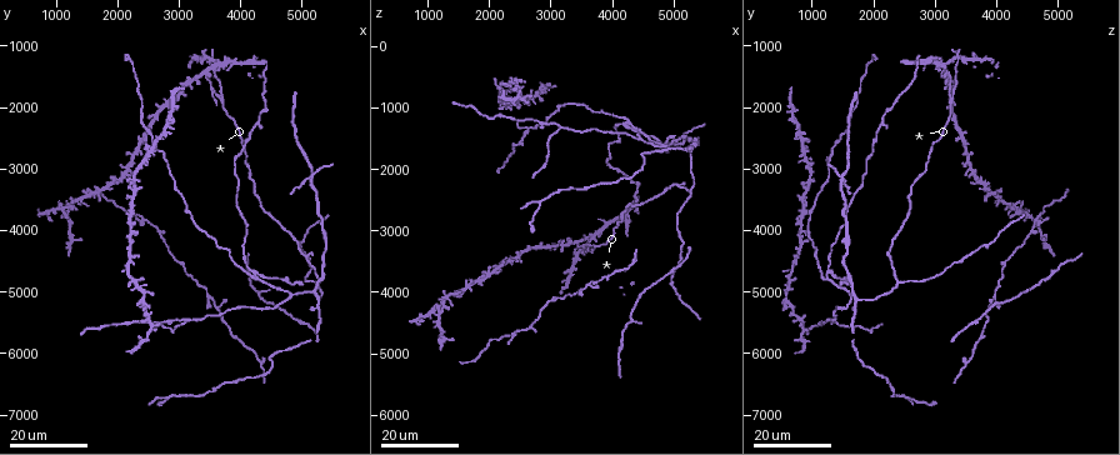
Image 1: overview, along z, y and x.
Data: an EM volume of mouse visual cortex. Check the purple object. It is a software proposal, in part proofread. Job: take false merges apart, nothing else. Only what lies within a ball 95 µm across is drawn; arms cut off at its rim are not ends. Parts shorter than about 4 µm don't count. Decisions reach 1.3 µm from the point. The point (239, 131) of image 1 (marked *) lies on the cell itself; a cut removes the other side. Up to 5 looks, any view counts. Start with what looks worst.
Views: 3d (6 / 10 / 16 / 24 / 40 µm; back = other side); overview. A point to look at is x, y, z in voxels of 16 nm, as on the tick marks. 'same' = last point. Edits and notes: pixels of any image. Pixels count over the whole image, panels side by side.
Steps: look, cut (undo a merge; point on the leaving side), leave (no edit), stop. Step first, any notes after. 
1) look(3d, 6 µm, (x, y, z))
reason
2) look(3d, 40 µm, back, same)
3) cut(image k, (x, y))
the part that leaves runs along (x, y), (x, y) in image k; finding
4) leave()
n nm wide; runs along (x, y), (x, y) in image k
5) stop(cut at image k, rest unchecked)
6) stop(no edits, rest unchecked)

look(3d, 24 µm, (3600, 5250, 3900))
three arms meet

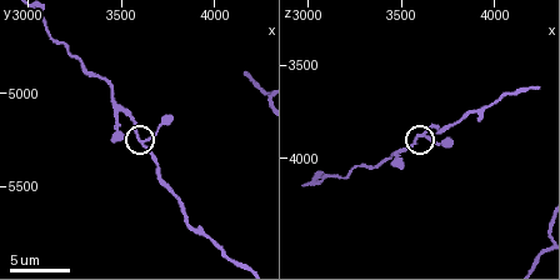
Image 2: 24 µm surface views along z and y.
look(3d, 6 µm, (3640, 5260, 3880))
zoom in

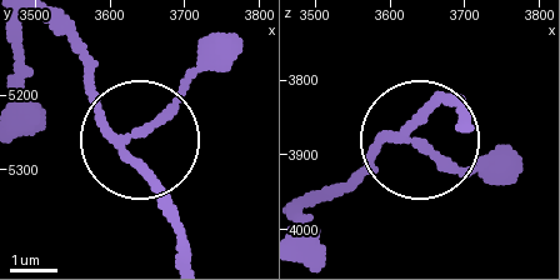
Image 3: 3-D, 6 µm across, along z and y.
leave()
160 nm wide; runs along (46, 24), (106, 120), (134, 136), (134, 156), (174, 211) in image 3; all the same cell

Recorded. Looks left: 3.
look(3d, 16 µm, (5150, 3150, 1450))
thin arm on a thick one

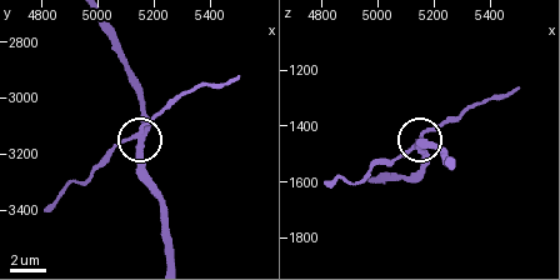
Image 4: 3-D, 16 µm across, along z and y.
look(3d, 6 µm, (5120, 3130, 1490))

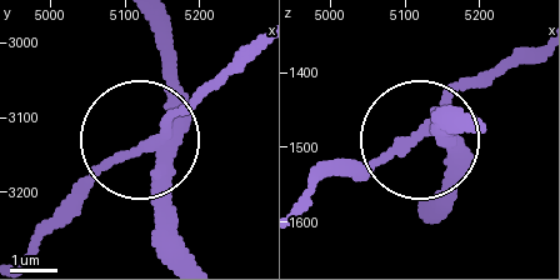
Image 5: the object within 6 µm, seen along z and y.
cut(image 5, (193, 95))
4 arms; the part that leaves runs along (156, 145), (100, 169), (25, 253) in image 5; a second cell is stuck on

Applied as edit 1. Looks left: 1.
stop(cut at image 5, rest unchecked)

